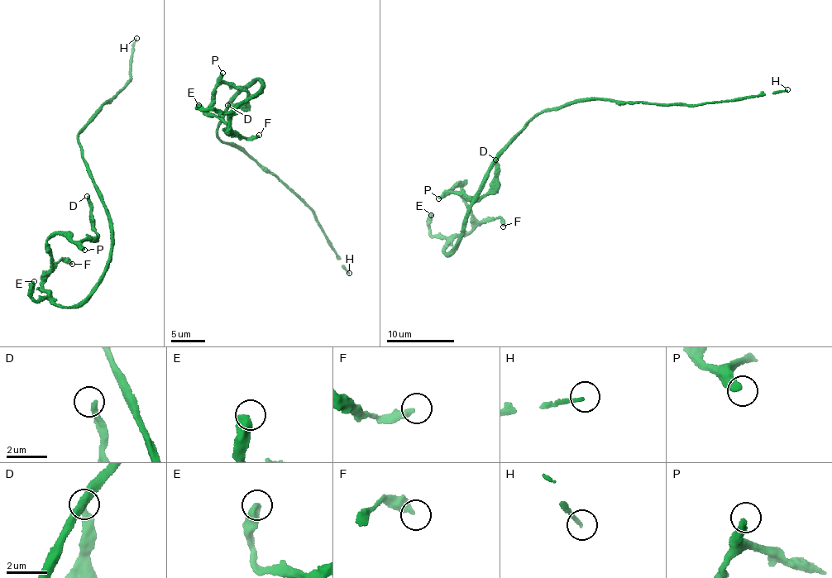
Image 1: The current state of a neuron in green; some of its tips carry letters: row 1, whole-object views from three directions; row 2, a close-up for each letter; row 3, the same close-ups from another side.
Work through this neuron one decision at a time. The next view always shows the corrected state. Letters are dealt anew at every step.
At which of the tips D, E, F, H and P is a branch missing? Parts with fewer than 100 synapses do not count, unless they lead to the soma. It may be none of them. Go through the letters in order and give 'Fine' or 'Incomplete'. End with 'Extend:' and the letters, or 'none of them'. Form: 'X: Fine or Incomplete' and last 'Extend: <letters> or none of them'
D: Fine
E: Fine
F: Fine
H: Incomplete
P: Fine
Extend: H

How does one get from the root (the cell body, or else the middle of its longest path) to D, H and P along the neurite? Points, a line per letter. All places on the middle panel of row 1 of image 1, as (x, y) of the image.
D: (243, 91), (265, 83), (236, 109), (230, 133), (204, 114), (218, 83), (246, 92), (245, 102), (227, 105)
H: (243, 91), (218, 125), (219, 137), (222, 141), (242, 147), (313, 212), (349, 273)
P: (243, 91), (256, 79), (265, 83), (236, 109), (230, 133), (217, 117), (204, 114), (222, 73)

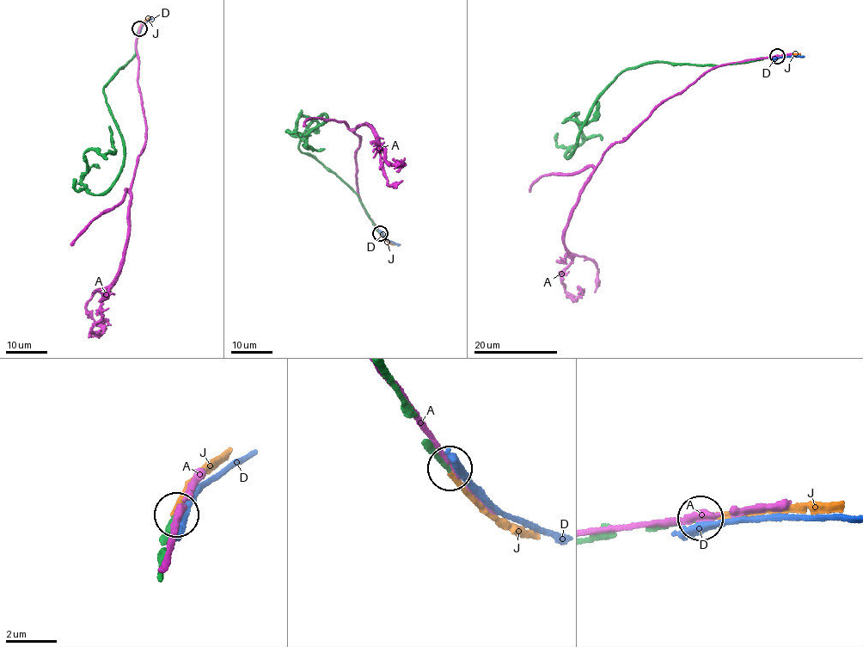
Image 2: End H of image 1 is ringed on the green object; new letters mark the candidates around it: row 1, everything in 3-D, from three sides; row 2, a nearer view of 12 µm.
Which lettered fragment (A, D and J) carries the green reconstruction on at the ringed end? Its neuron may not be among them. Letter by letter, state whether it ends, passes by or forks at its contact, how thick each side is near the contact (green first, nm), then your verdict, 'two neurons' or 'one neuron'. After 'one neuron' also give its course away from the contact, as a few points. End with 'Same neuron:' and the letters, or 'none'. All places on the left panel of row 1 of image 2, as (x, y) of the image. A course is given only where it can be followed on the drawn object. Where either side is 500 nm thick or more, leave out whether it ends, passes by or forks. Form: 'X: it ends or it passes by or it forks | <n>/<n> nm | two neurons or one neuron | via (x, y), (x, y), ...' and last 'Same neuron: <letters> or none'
A: it passes by | 240/260 nm | two neurons
D: it ends | 170/480 nm | two neurons
J: it ends | 170/190 nm | one neuron | via (139, 28), (148, 17)
Same neuron: J

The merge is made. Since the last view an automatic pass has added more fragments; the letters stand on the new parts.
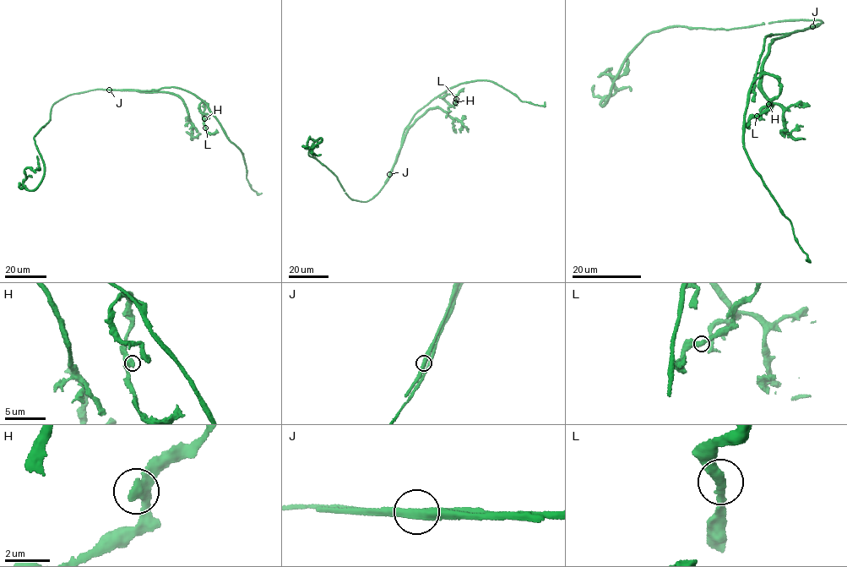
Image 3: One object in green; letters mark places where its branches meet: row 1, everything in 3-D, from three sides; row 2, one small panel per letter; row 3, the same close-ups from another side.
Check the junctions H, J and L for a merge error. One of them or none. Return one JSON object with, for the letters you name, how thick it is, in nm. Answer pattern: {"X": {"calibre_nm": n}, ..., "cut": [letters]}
{"J": {"calibre_nm": 400}, "cut": ["J"]}

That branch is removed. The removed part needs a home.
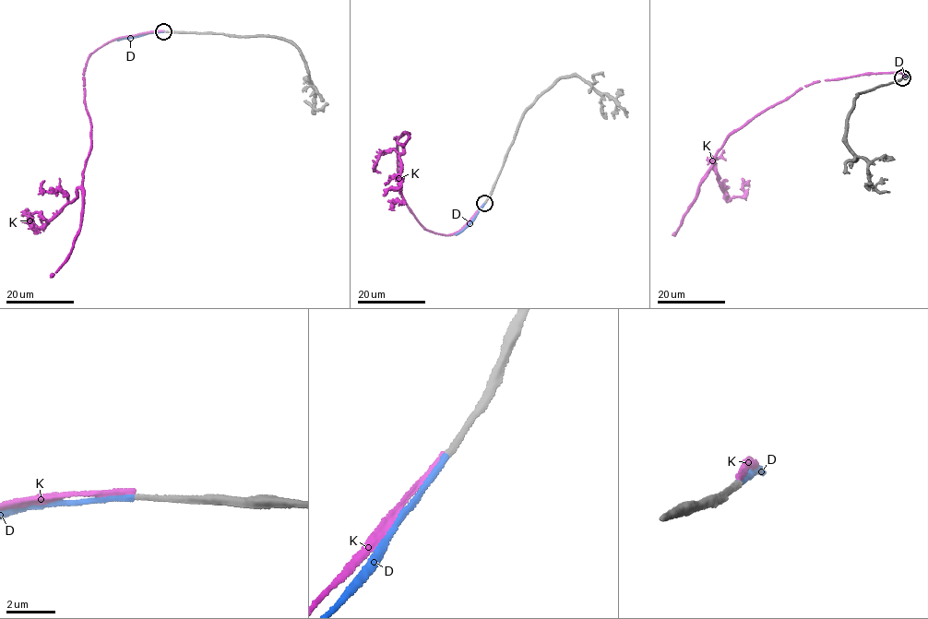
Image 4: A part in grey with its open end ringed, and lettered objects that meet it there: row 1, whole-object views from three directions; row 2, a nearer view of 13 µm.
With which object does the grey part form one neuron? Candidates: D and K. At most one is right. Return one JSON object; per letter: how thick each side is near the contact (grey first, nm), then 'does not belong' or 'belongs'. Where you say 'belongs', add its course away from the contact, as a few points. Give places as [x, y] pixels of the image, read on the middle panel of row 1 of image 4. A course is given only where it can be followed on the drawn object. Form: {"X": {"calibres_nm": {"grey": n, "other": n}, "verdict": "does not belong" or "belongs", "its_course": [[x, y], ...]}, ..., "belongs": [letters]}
{"D": {"calibres_nm": {"grey": 240, "other": 200}, "verdict": "belongs", "its_course": [[483, 203], [469, 223], [456, 234]]}, "K": {"calibres_nm": {"grey": 240, "other": 220}, "verdict": "does not belong"}, "belongs": ["D"]}

